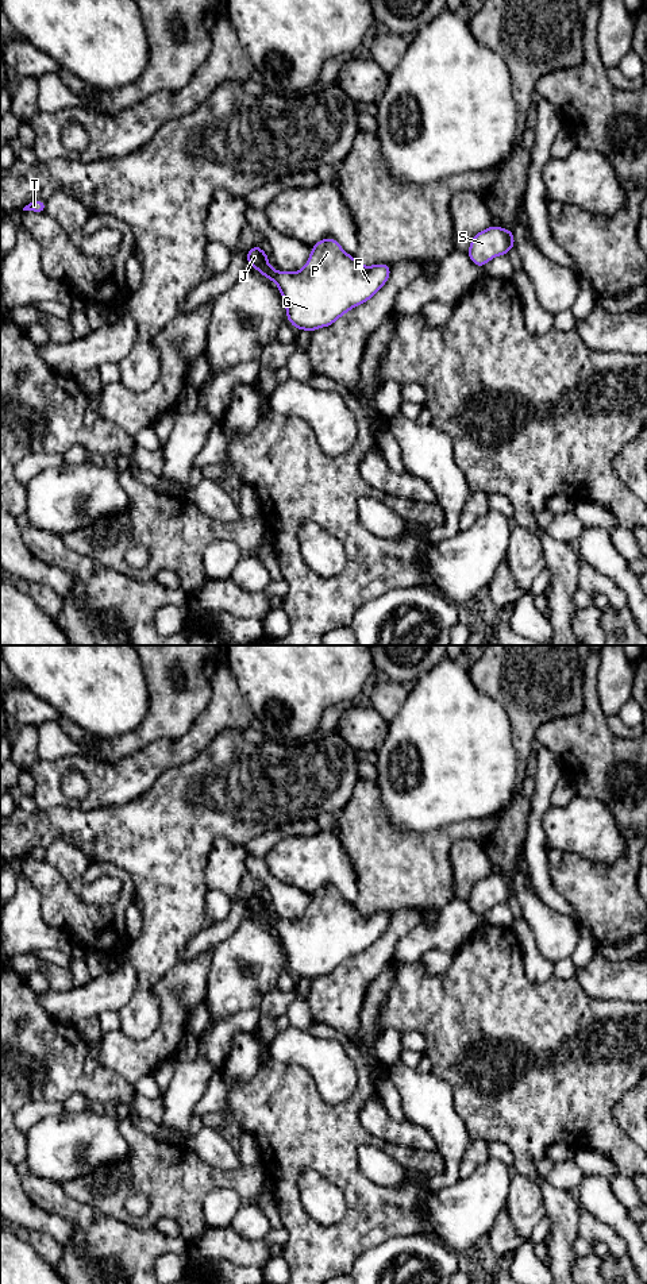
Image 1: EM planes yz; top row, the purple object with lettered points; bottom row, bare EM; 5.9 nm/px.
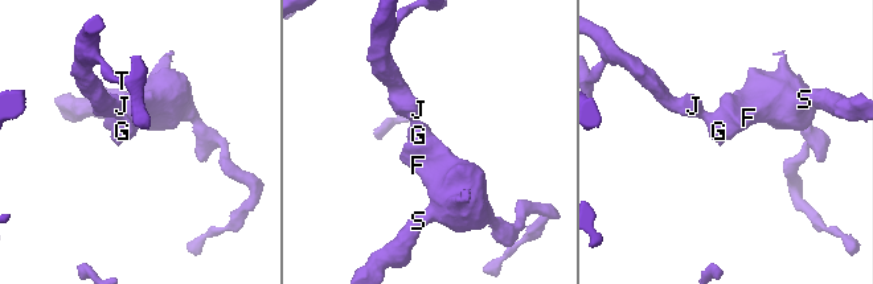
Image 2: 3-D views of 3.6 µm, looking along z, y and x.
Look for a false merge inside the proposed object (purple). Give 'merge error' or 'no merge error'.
no merge error

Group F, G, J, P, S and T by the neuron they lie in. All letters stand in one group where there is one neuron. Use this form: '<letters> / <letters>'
F G J P S T

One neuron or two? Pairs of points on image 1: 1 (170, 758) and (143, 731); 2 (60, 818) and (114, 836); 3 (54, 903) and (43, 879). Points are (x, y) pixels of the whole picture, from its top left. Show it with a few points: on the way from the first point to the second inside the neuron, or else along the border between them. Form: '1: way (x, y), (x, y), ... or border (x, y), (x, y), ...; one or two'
1: border (185, 733), (174, 740), (154, 740), (126, 756); two
2: way (73, 825), (100, 835); one
3: way (54, 898), (54, 890), (49, 885); one

